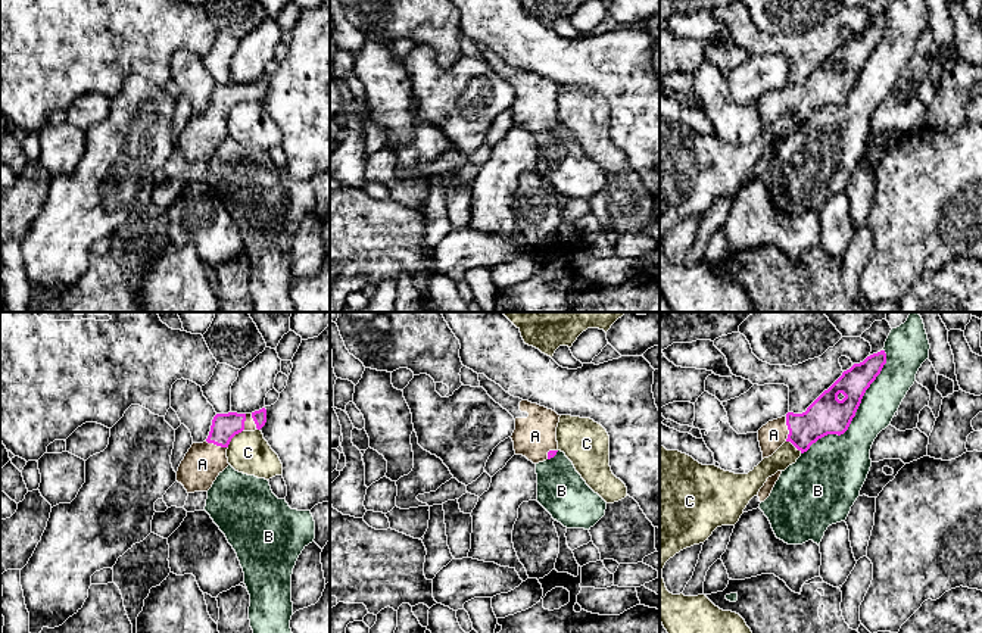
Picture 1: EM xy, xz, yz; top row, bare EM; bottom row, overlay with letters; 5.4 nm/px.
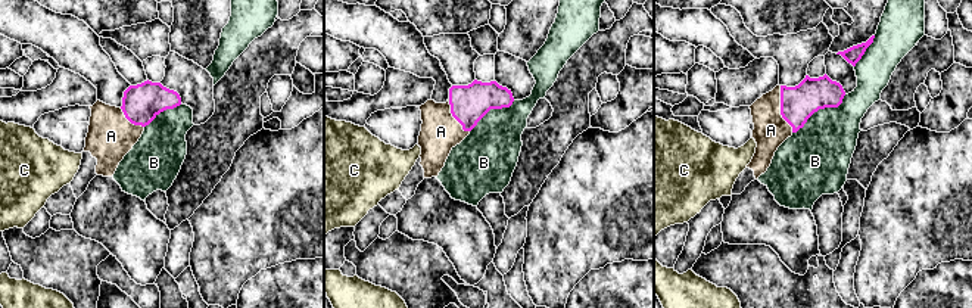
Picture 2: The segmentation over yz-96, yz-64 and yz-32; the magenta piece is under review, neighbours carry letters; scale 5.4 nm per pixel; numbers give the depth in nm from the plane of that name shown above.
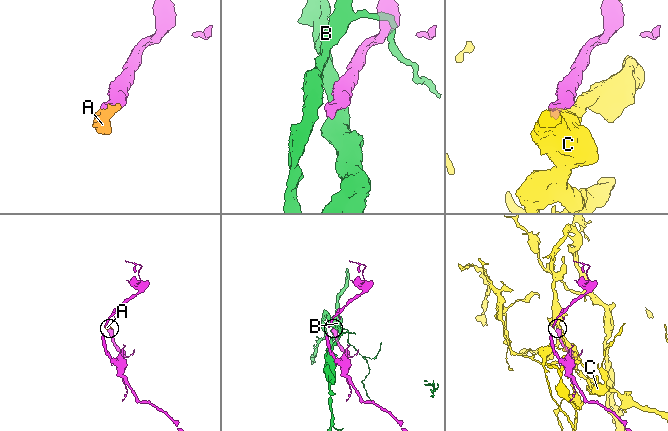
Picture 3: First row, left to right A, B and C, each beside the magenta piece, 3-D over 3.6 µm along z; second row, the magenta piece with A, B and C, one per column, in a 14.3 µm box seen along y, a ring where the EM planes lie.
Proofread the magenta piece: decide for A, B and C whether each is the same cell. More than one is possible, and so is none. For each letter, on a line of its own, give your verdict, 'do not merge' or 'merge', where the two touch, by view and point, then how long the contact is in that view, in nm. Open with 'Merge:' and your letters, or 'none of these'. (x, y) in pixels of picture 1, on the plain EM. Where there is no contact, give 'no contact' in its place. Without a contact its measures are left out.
Merge: A
A: merge | yz (788, 99) | 140 nm
B: do not merge | yz (856, 81) | 750 nm
C: do not merge | xy (233, 106) | 130 nm

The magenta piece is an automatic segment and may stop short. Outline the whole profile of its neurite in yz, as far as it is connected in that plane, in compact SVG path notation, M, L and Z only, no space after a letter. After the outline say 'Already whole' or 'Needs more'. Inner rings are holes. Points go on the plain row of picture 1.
M880 21L854 34L824 60L802 84L788 82L769 91L758 100L763 130L771 127L785 112L791 112L801 124L827 105L844 105L870 54L886 34Z. Needs more

